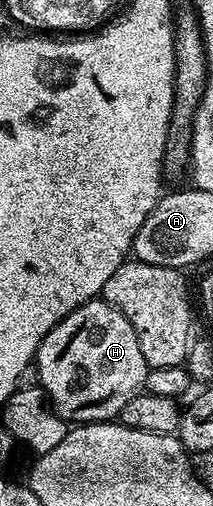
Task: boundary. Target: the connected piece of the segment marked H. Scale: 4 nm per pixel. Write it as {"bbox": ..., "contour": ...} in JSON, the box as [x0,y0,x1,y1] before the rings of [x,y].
{"bbox":[34,298,149,426],"contour":[[[103,298],[87,300],[51,328],[38,346],[34,363],[52,411],[72,426],[115,421],[122,406],[144,391],[149,370],[134,326]]]}

